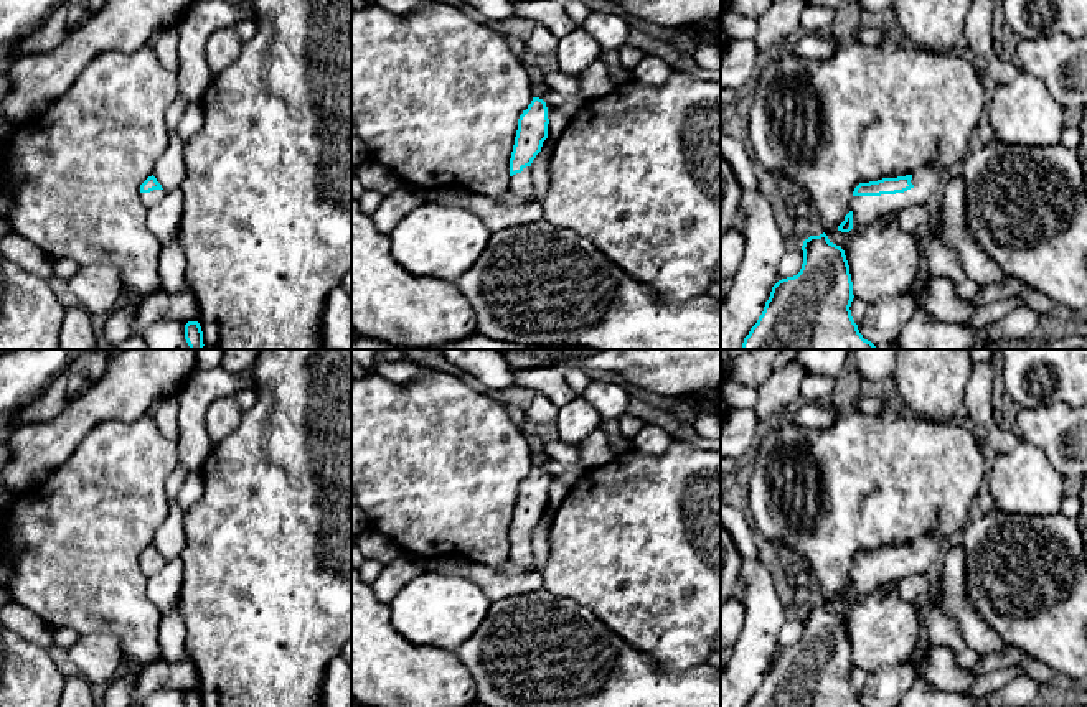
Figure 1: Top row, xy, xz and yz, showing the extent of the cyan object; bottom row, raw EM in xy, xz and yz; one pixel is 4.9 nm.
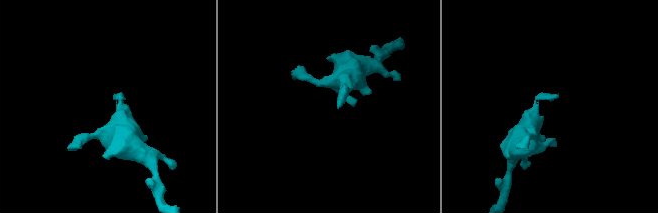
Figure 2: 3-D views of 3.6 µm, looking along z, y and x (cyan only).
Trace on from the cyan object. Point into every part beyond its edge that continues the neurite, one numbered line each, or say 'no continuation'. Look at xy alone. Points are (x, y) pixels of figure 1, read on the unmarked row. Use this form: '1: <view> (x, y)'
1: xy (152, 567)

